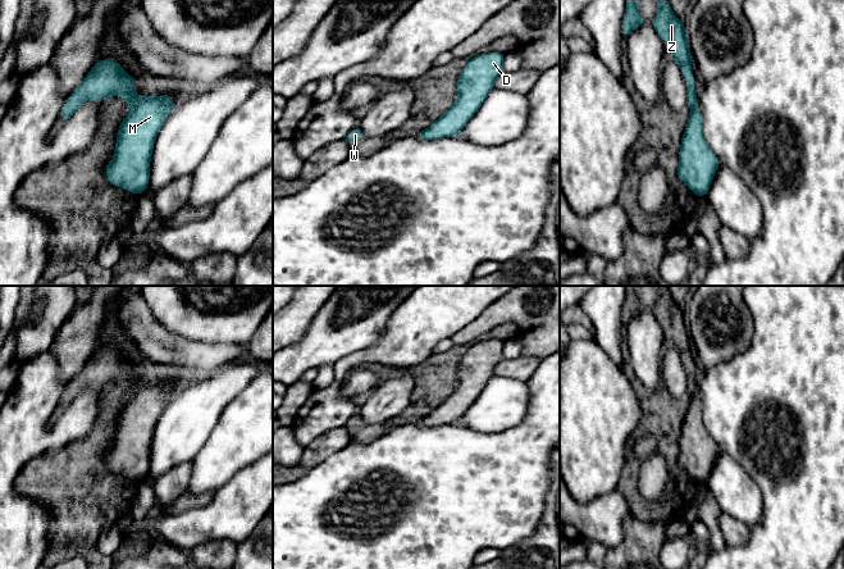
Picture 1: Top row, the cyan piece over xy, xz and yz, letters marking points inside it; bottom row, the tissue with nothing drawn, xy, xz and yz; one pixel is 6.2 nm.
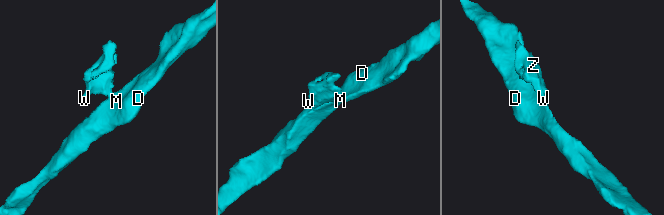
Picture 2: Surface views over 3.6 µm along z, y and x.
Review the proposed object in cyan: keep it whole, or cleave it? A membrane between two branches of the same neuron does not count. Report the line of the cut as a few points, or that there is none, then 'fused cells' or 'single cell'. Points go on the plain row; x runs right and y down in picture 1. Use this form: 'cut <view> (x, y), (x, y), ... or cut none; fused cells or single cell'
cut xy (141, 385), (131, 396); fused cells

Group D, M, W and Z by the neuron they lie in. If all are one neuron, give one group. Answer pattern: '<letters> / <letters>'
D M / W Z

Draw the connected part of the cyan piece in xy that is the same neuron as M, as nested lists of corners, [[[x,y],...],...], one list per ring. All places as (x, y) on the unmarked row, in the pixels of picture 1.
[[[172,382],[143,383],[131,396],[117,419],[114,445],[108,450],[108,468],[131,481],[142,482],[150,468],[154,431],[174,395]]]

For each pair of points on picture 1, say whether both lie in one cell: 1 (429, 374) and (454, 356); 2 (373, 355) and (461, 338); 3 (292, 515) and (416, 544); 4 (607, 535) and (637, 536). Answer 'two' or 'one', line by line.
1: one
2: two
3: one
4: two

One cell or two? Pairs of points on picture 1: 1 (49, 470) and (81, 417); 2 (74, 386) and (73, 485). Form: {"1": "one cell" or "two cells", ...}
{"1": "two cells", "2": "one cell"}

